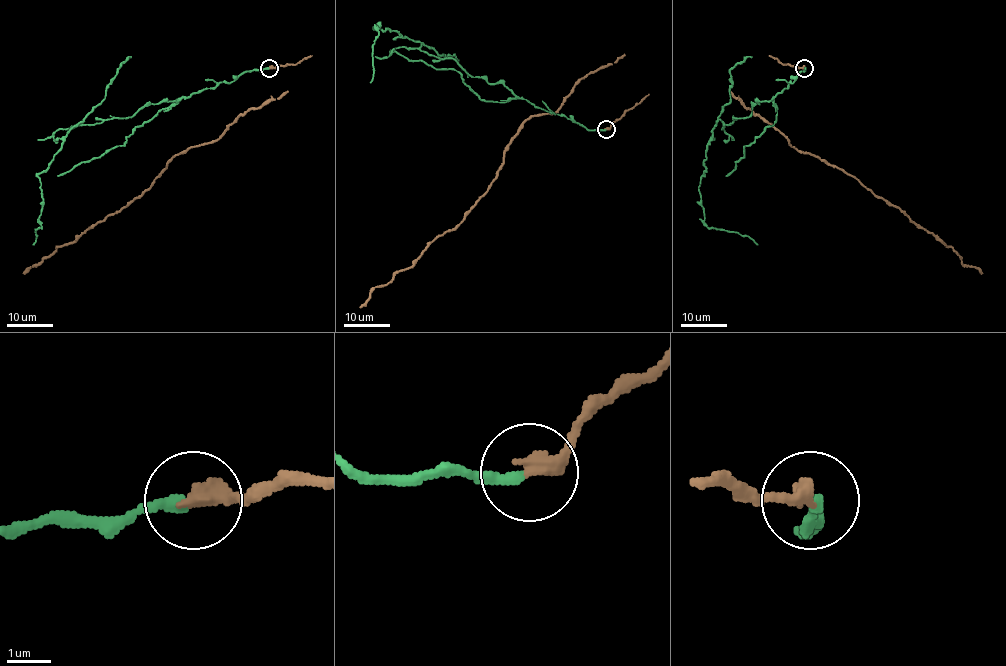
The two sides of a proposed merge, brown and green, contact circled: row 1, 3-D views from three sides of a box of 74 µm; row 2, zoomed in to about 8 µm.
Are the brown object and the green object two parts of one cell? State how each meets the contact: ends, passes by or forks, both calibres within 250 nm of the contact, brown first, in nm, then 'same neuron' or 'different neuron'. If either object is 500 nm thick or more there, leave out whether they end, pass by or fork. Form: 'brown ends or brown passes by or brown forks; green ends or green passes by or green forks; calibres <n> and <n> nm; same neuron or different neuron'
brown ends; green ends; calibres 440 and 260 nm; different neuron

